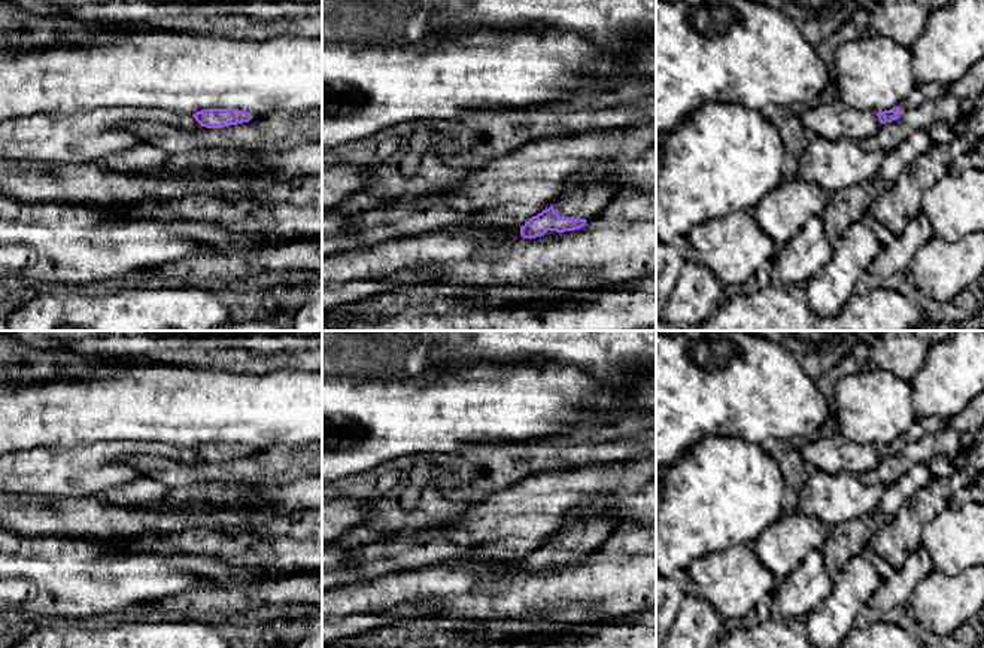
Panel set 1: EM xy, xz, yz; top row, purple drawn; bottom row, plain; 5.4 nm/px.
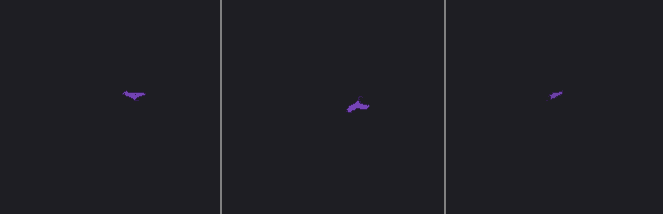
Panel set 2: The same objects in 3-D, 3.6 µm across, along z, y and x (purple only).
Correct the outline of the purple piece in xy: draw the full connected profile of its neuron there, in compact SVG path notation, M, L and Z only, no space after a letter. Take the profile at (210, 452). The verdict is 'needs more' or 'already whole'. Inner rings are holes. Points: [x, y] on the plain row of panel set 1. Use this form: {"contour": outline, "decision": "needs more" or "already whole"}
{"contour": "M206 442L192 448L195 454L206 462L224 462L249 456L253 450L239 442Z", "decision": "already whole"}

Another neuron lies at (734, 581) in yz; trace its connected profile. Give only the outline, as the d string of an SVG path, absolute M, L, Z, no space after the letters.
M747 544L731 545L723 551L699 557L690 563L686 574L693 582L693 594L711 603L725 620L742 618L763 597L775 591L774 576L762 566Z

